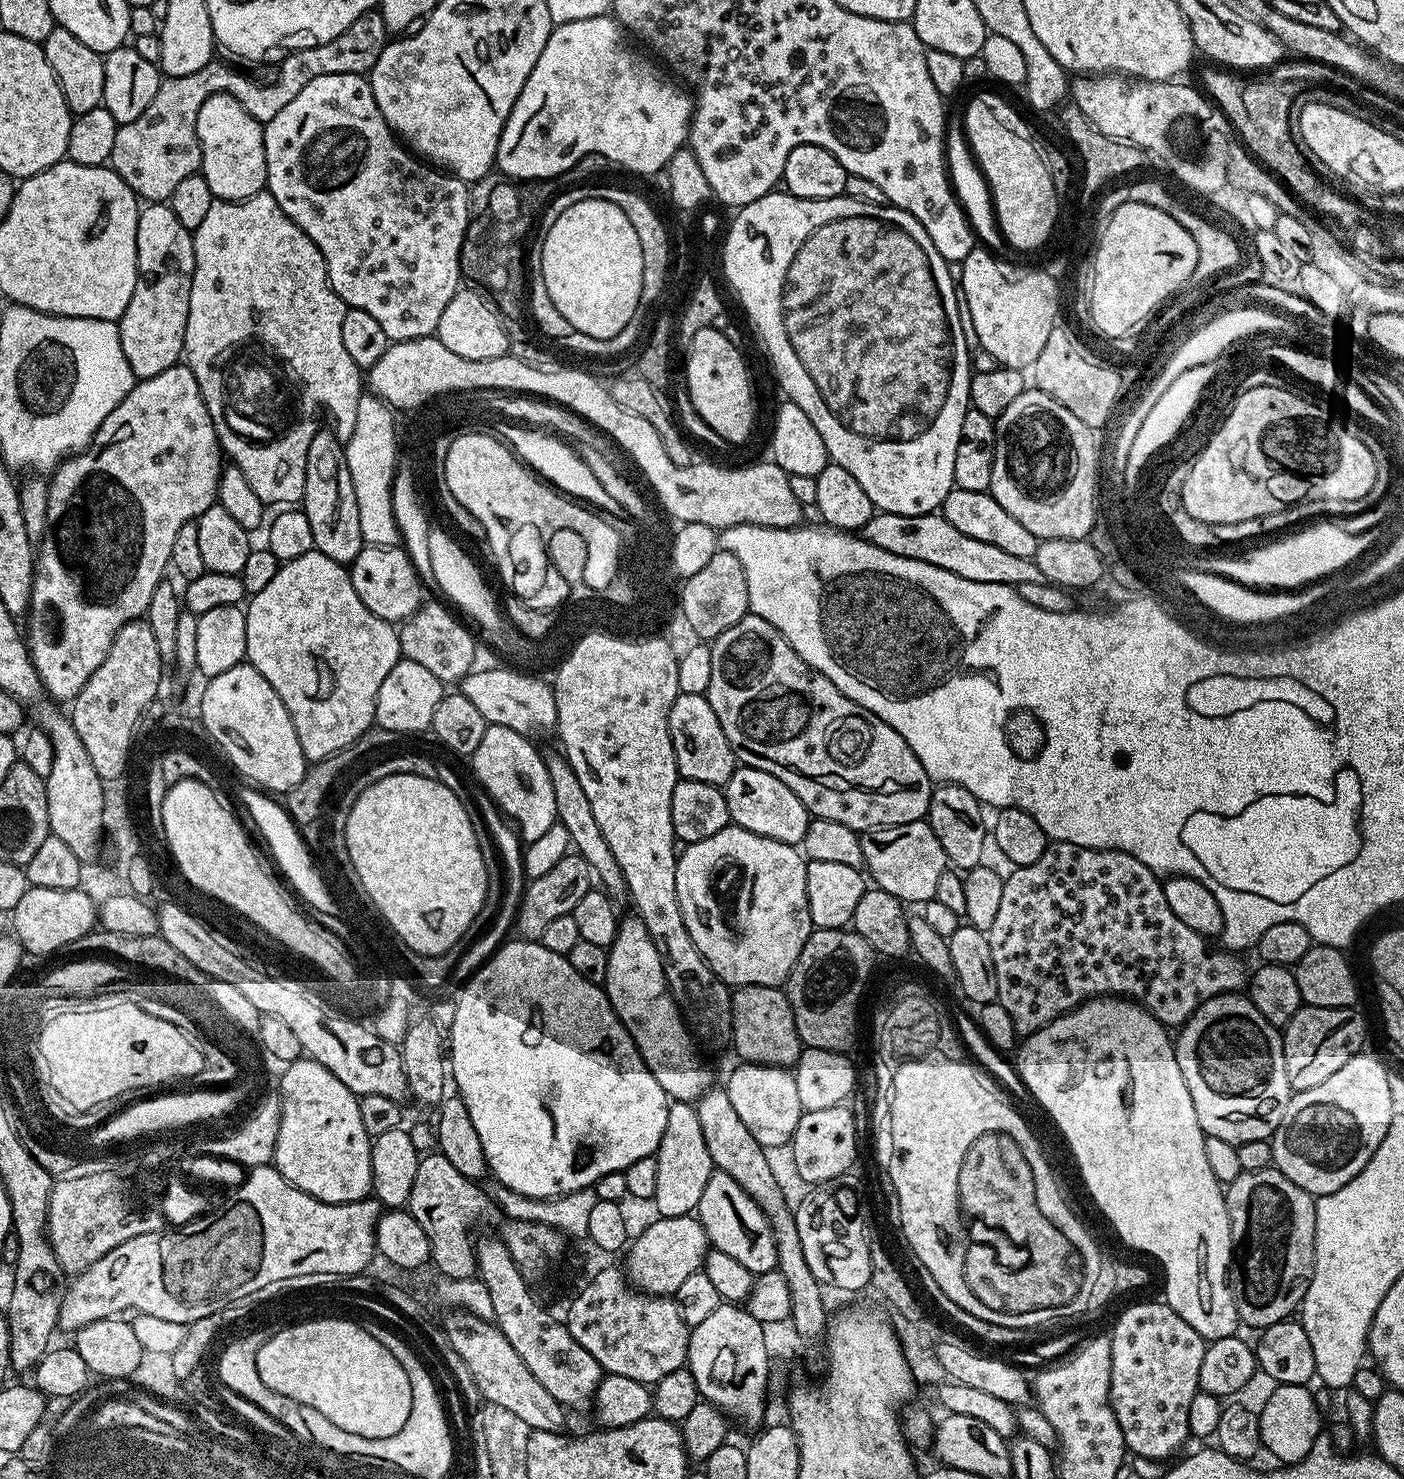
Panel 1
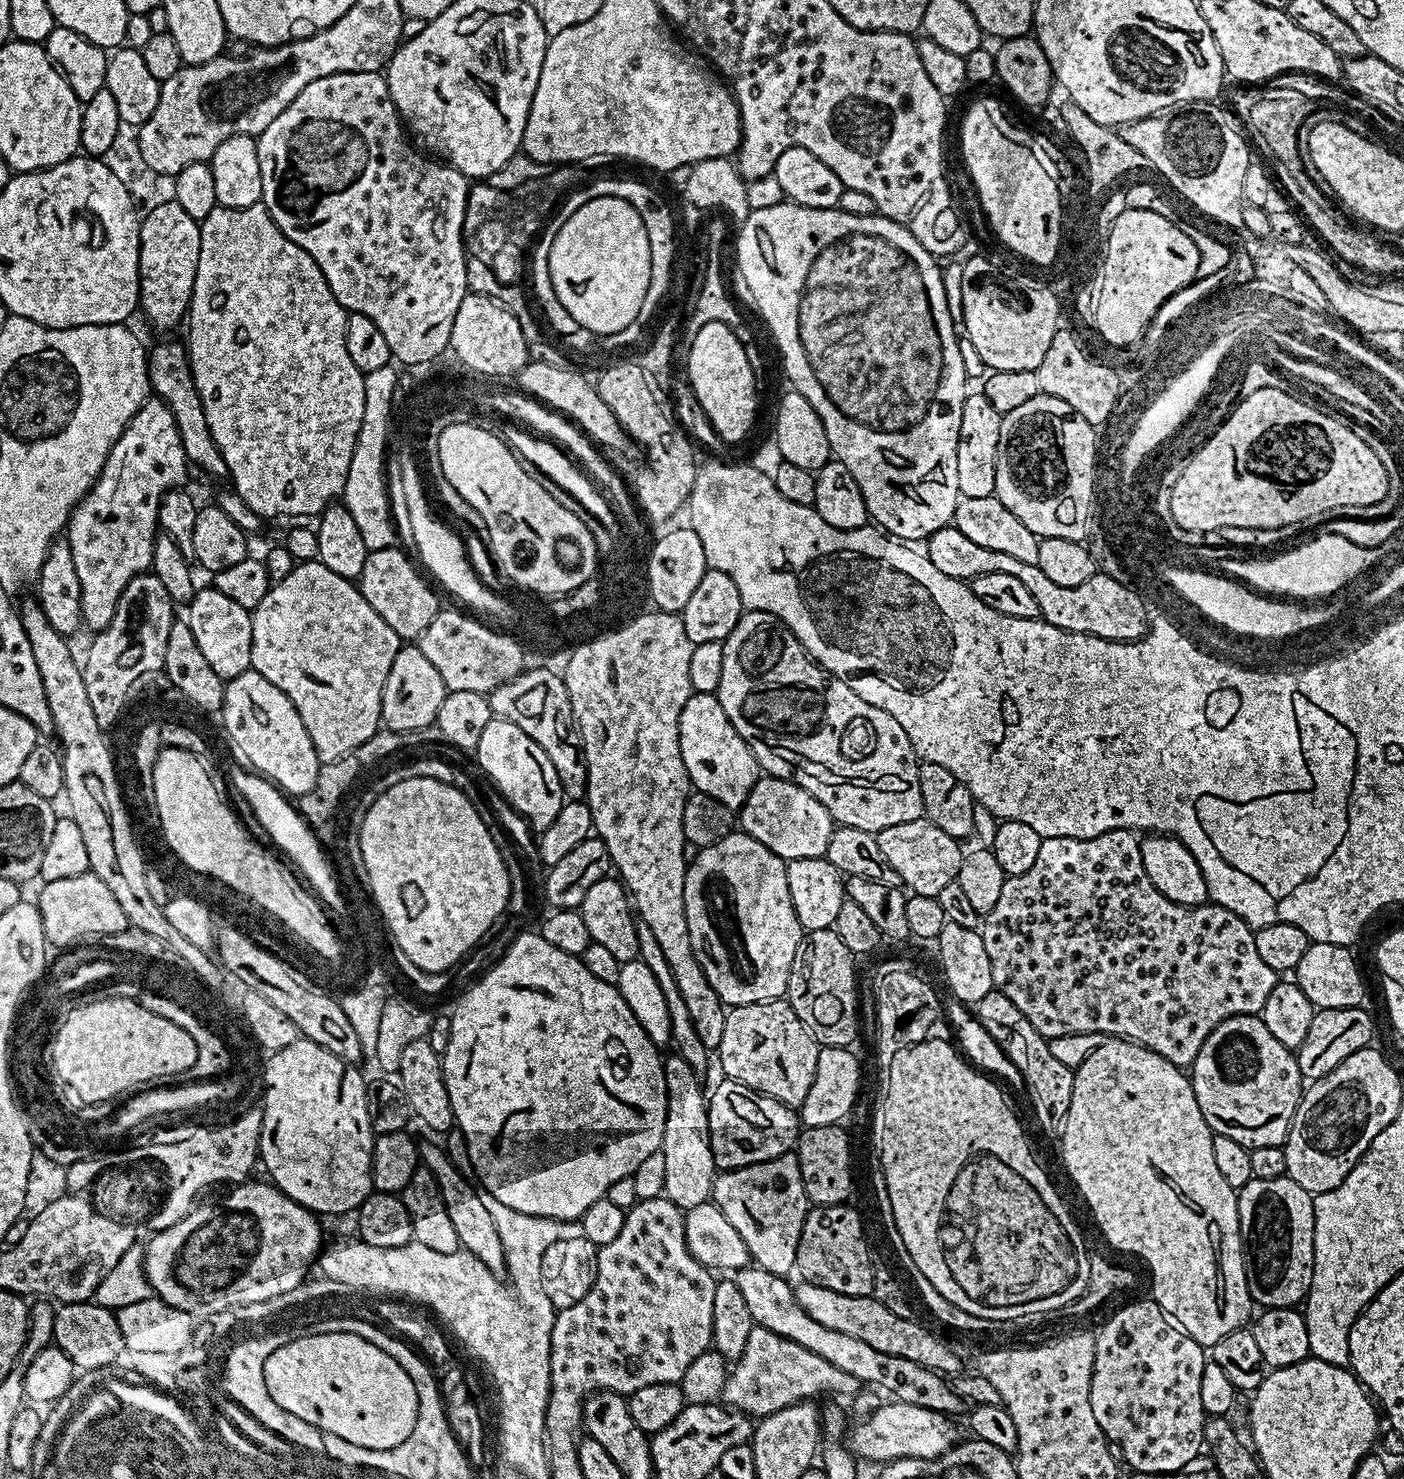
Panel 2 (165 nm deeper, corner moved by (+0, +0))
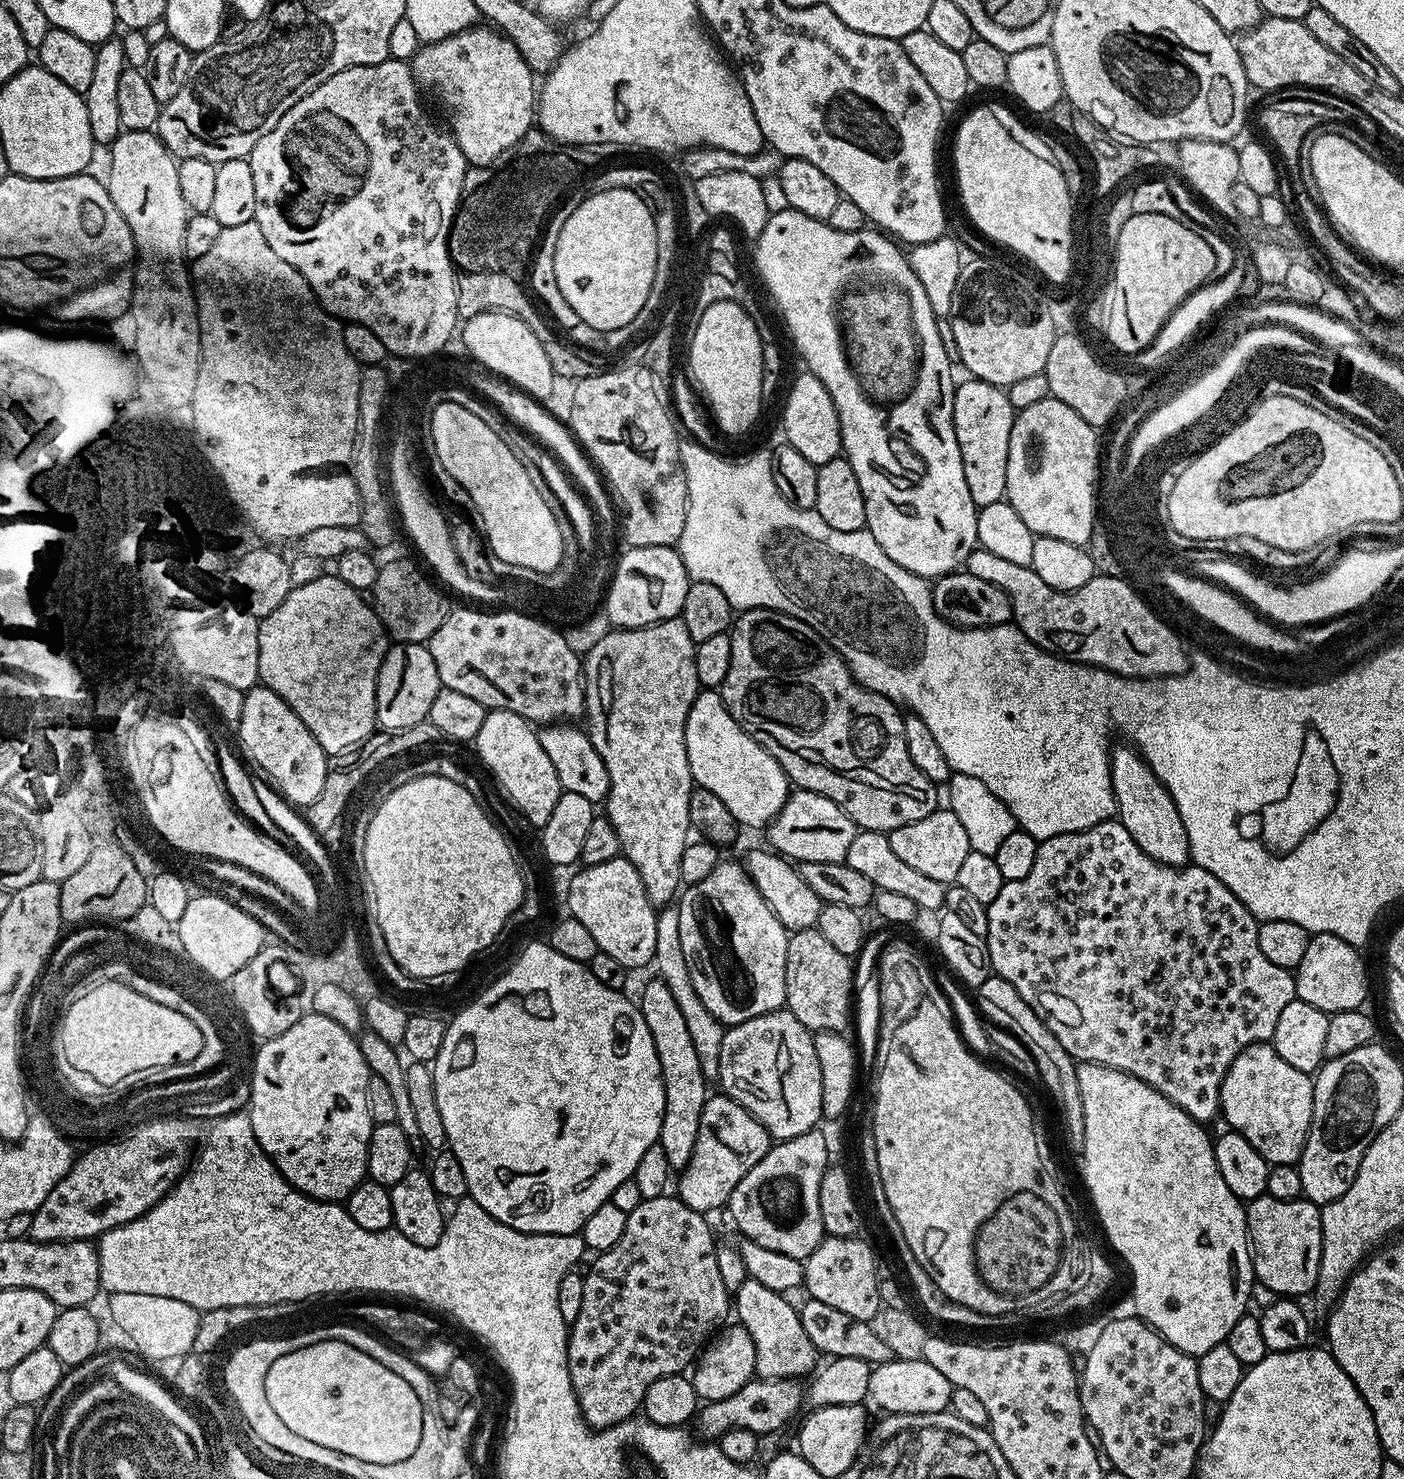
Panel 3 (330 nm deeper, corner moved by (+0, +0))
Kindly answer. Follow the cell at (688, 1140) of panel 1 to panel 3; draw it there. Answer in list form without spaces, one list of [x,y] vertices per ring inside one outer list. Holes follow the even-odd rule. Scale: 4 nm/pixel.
[[[652,978],[640,992],[638,1007],[642,1018],[646,1018],[646,1026],[650,1026],[654,1050],[658,1050],[658,1062],[666,1094],[658,1143],[662,1150],[666,1150],[666,1162],[670,1162],[672,1169],[682,1170],[694,1154],[694,1142],[698,1142],[698,1122],[710,1095],[710,1084],[702,1074],[702,1062],[698,1062],[694,1041],[690,1039],[686,1022],[682,1018],[682,1010],[678,1010],[678,1002],[674,1002],[674,994],[670,994],[670,986],[666,986],[664,980]]]

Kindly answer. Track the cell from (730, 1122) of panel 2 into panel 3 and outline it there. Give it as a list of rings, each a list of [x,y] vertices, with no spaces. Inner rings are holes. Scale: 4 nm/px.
[[[727,1094],[719,1095],[709,1095],[704,1104],[702,1118],[698,1122],[698,1142],[694,1142],[694,1154],[690,1158],[690,1162],[679,1173],[678,1195],[680,1200],[686,1202],[686,1206],[690,1206],[690,1210],[698,1210],[705,1214],[712,1214],[715,1208],[723,1209],[727,1205],[738,1182],[742,1182],[742,1178],[746,1178],[746,1174],[750,1170],[754,1170],[754,1166],[758,1166],[758,1162],[762,1162],[762,1158],[774,1143],[756,1116],[748,1113],[741,1104],[734,1102]]]

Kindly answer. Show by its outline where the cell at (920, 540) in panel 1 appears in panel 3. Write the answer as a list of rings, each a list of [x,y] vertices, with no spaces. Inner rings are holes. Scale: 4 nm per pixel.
[[[979,546],[969,554],[966,570],[974,574],[974,578],[994,582],[994,586],[1006,590],[1012,602],[1012,620],[1016,627],[1024,631],[1030,642],[1048,652],[1055,652],[1057,656],[1074,660],[1077,664],[1117,672],[1119,676],[1177,676],[1180,672],[1187,672],[1190,667],[1185,641],[1180,641],[1179,634],[1175,632],[1177,629],[1171,623],[1162,621],[1157,616],[1157,609],[1126,580],[1097,574],[1086,582],[1086,586],[1078,586],[1078,590],[1054,590],[1054,586],[1046,586],[1046,582],[1042,582],[1042,578],[1038,578],[1030,566],[1018,566]]]

